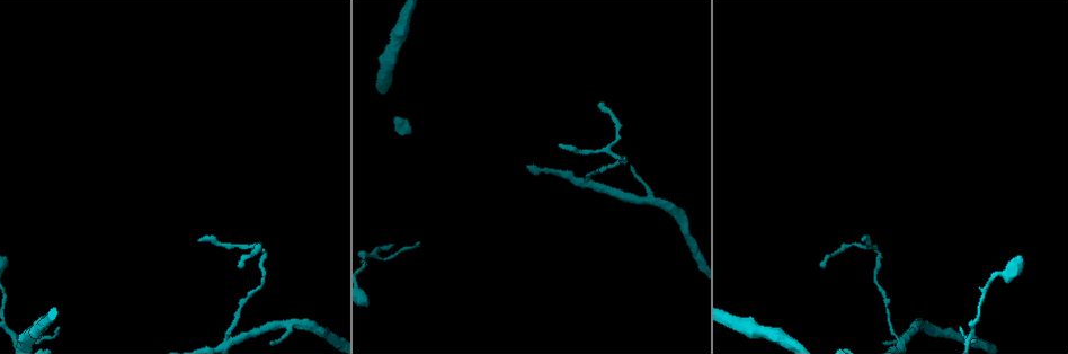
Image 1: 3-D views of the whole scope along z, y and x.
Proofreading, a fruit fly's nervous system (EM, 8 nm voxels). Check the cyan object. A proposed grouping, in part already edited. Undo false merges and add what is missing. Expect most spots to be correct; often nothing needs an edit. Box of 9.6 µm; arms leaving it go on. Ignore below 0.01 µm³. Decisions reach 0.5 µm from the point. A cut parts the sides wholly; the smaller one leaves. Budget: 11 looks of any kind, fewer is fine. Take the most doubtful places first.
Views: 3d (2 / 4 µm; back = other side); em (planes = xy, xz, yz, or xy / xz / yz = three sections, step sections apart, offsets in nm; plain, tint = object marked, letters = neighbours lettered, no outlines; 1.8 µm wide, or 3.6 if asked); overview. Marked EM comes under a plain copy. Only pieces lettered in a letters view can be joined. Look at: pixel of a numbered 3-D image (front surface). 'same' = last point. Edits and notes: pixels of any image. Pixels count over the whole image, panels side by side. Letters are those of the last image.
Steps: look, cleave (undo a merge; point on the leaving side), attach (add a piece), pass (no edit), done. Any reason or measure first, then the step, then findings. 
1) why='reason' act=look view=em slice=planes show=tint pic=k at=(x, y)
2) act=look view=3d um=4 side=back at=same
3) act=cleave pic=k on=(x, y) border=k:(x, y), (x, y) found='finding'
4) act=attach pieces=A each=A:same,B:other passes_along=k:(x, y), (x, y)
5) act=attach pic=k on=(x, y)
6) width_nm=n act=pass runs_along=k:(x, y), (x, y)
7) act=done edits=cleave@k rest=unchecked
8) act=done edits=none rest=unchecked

why='sharp bend' act=look view=3d um=4 pic=1 at=(228, 335)

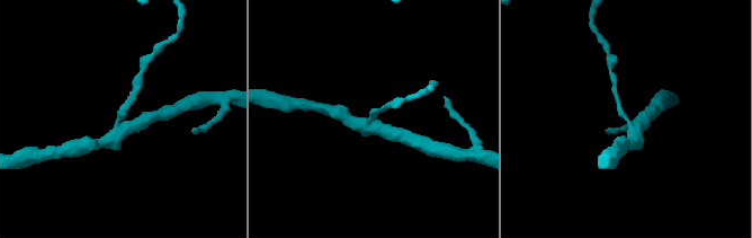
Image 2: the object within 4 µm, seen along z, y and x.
arms=3 act=look view=em um=3.6 slice=planes show=letters pic=2 at=(120, 114)

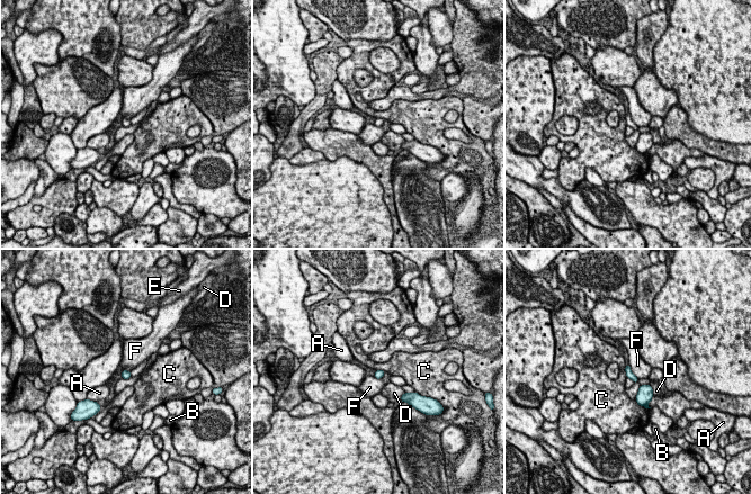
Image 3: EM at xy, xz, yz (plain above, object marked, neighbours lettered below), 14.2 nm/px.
width_nm=100 act=pass each=A:other,B:other,C:other,D:other,E:other,F:other border=3:(628, 365), (637, 379) found='one neuron here'

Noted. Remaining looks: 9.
why='thin end' act=look view=3d um=4 pic=1 at=(559, 145)

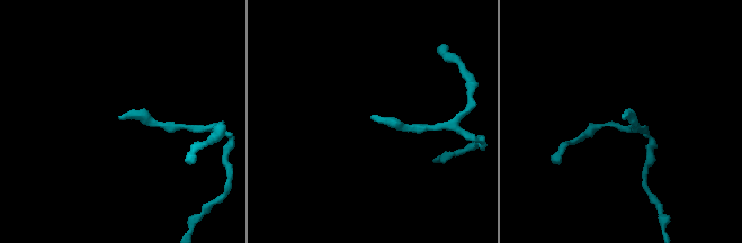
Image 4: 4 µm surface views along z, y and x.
act=look view=em slice=planes show=letters pic=4 at=(123, 116)

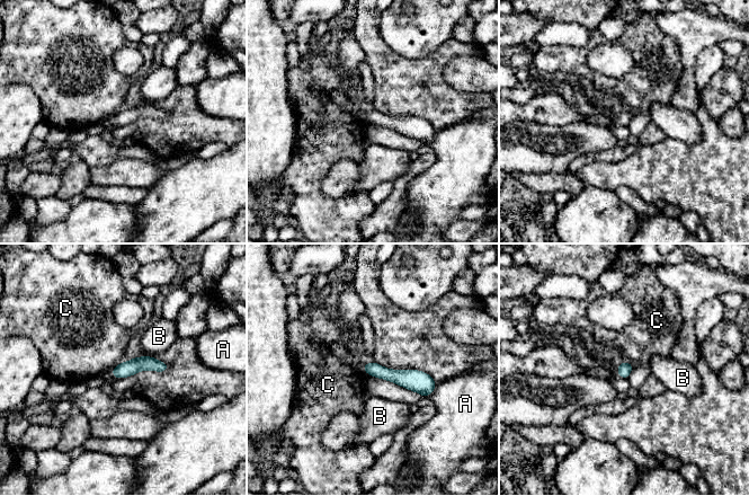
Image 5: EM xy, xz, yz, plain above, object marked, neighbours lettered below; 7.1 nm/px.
width_nm=100 act=pass each=A:other,B:other,C:other border=5:(121, 361), (110, 371) found='none of them fits'

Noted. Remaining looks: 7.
why='thin end' act=look view=3d um=2 side=back pic=1 at=(601, 107)

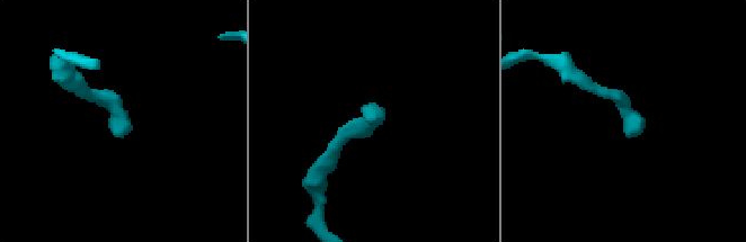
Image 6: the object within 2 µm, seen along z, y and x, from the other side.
why='now the EM' act=look view=em slice=yz step=16 show=letters pic=6 at=(369, 120)

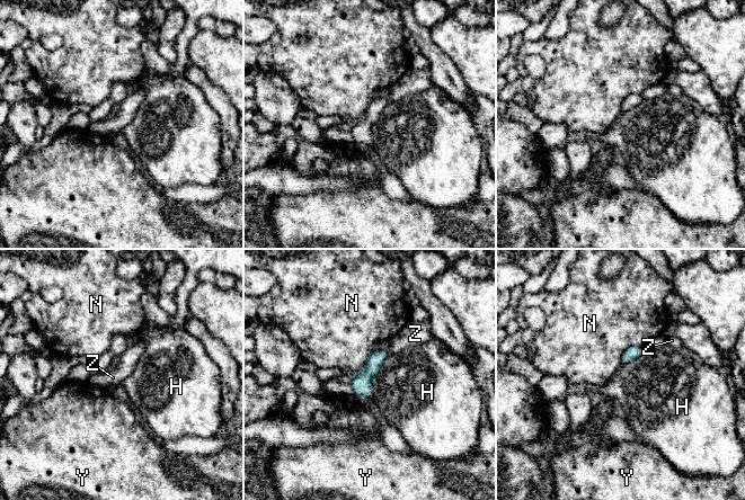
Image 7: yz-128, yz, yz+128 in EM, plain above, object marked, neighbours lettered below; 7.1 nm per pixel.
why='cut it another way' act=look view=em slice=planes show=letters at=same

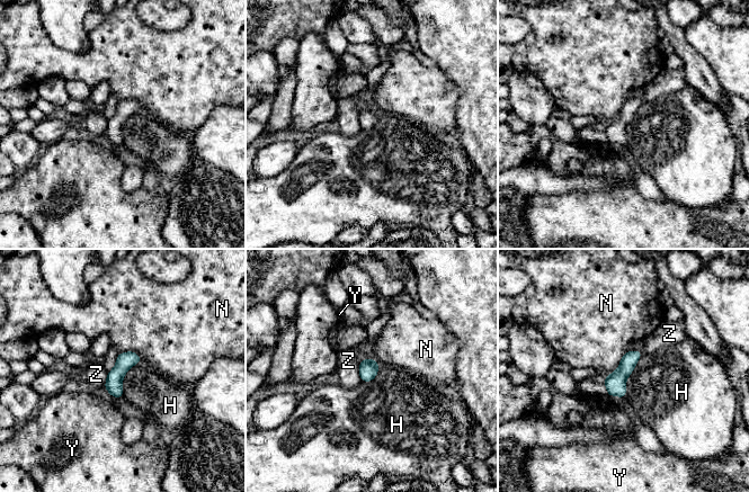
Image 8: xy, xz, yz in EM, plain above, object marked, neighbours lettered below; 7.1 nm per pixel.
act=pass each=H:other,N:other,Y:other,Z:other border=8:(642, 355), (626, 379), (625, 396) found='no lettered piece goes on from it'

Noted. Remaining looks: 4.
why='branch stops here' act=look view=3d um=2 pic=1 at=(961, 327)

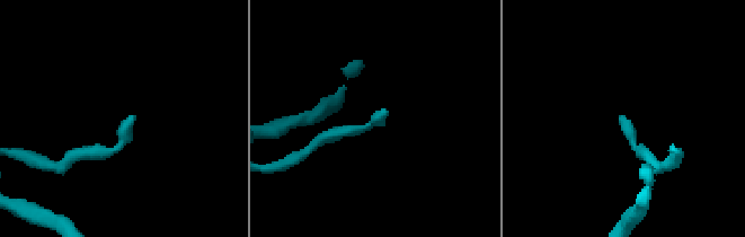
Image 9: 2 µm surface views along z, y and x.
act=look view=em slice=yz step=4 show=letters pic=9 at=(623, 117)

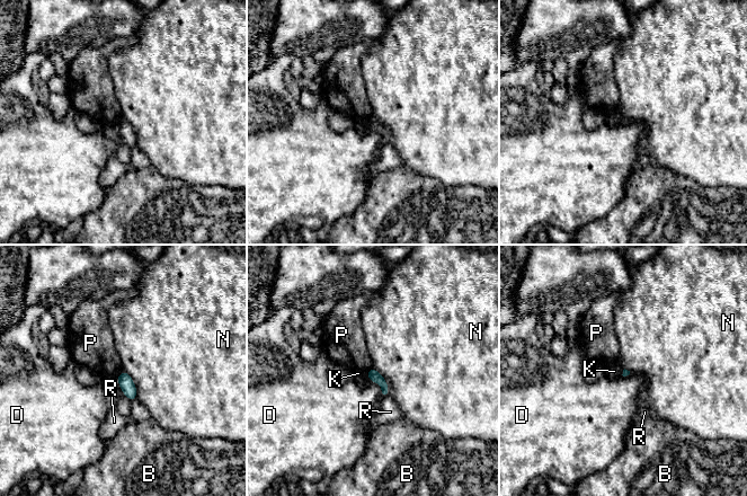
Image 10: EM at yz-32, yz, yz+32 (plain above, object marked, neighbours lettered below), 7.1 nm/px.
act=pass each=B:other,D:other,K:other,N:other,P:other,R:other found='none of them fits'

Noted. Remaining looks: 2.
act=done edits=none rest=unchecked

